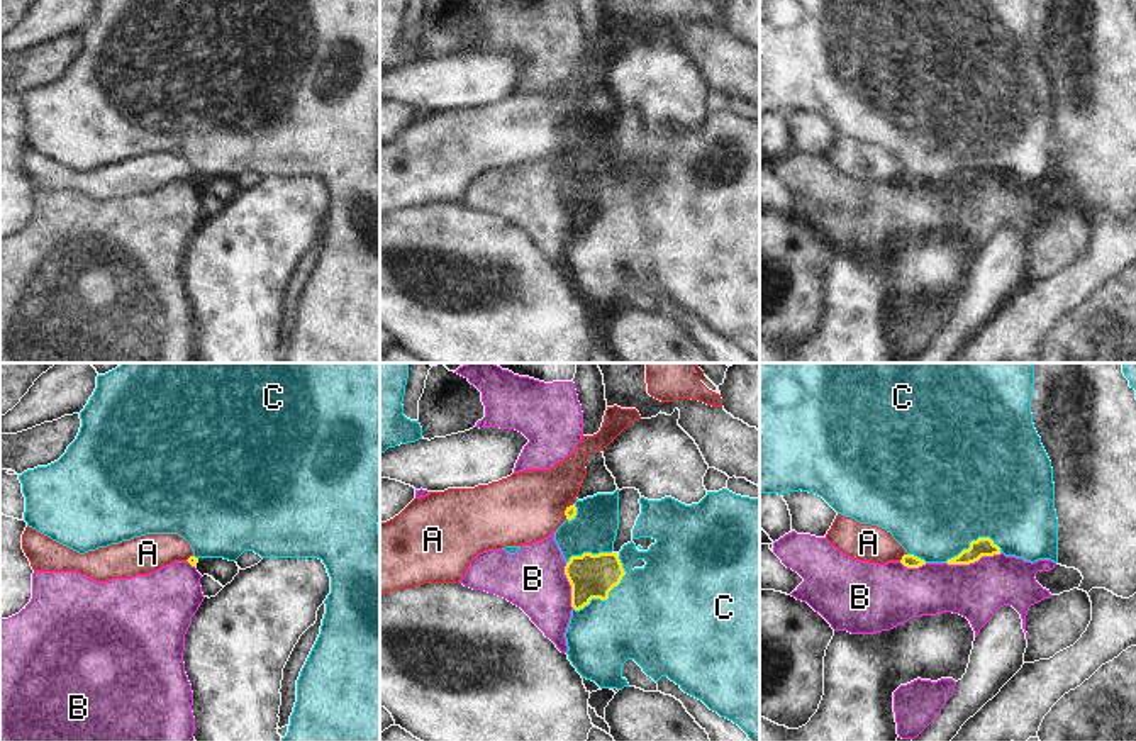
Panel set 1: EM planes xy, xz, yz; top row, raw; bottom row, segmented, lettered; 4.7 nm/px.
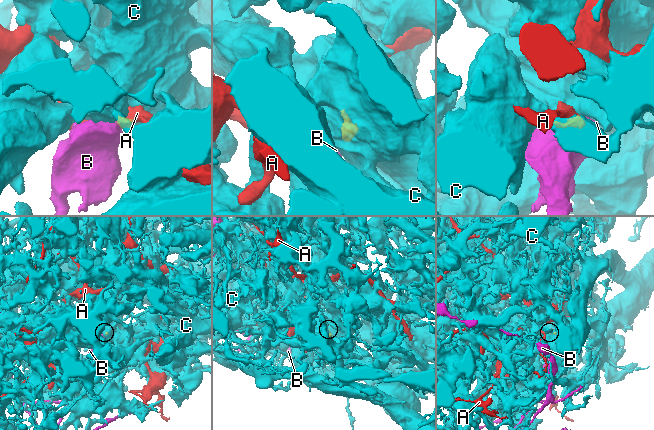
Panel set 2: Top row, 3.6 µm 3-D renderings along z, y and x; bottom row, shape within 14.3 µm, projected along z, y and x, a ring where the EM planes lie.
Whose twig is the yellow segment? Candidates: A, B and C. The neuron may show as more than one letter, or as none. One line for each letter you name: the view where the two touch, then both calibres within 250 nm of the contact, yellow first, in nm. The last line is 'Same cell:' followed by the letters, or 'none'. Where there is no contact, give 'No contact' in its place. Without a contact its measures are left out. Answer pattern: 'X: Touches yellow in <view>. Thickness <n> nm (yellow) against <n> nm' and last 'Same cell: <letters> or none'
C: Touches yellow in xz. Thickness 200 nm (yellow) against 460 nm
Same cell: C

